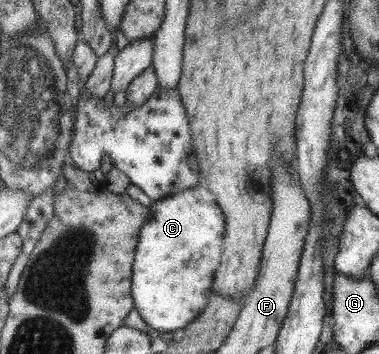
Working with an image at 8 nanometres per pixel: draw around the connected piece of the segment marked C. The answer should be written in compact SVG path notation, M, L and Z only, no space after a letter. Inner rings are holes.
M200 184L152 204L153 218L141 226L137 262L133 262L133 302L147 328L178 334L208 304L207 292L221 256L223 214L212 192Z

